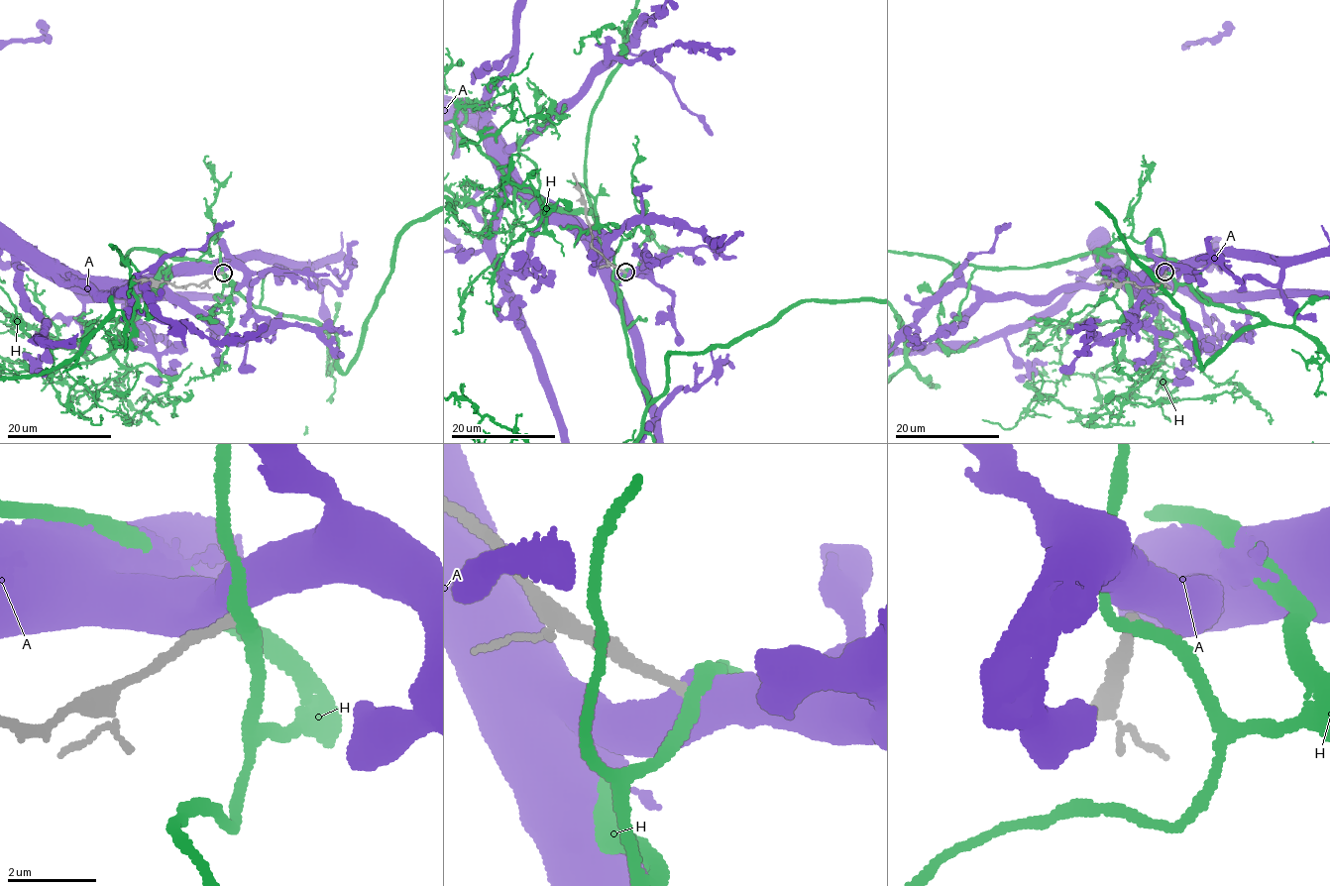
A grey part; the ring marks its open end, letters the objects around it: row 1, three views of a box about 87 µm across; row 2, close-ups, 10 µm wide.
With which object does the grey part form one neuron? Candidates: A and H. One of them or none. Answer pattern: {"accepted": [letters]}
{"accepted": []}

